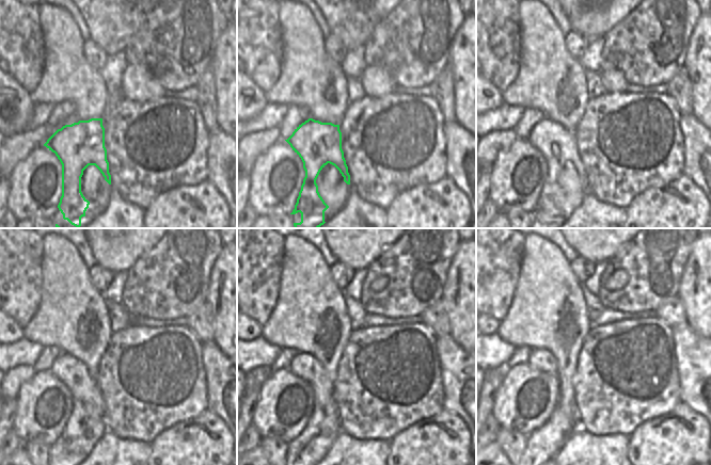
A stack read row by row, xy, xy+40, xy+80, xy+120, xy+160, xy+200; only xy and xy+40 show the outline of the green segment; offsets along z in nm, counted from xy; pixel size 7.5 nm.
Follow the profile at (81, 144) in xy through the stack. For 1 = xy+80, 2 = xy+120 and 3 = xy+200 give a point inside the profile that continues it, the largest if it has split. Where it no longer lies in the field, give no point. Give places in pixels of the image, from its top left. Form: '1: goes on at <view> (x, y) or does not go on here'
1: goes on at xy+80 (557, 145)
2: goes on at xy+120 (87, 422)
3: goes on at xy+200 (543, 444)

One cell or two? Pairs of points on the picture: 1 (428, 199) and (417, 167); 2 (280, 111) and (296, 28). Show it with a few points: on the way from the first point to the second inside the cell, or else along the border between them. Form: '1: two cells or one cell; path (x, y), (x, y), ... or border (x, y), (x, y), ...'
1: two cells; border (445, 175), (429, 183), (417, 183), (399, 194)
2: two cells; border (267, 102), (284, 102), (287, 106)

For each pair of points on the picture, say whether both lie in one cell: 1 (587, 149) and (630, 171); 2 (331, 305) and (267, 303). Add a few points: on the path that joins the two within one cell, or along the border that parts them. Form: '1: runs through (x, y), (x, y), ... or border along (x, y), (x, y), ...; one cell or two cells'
1: runs through (598, 151), (610, 163), (619, 166); one cell
2: runs through (314, 305), (301, 305), (280, 286); one cell

